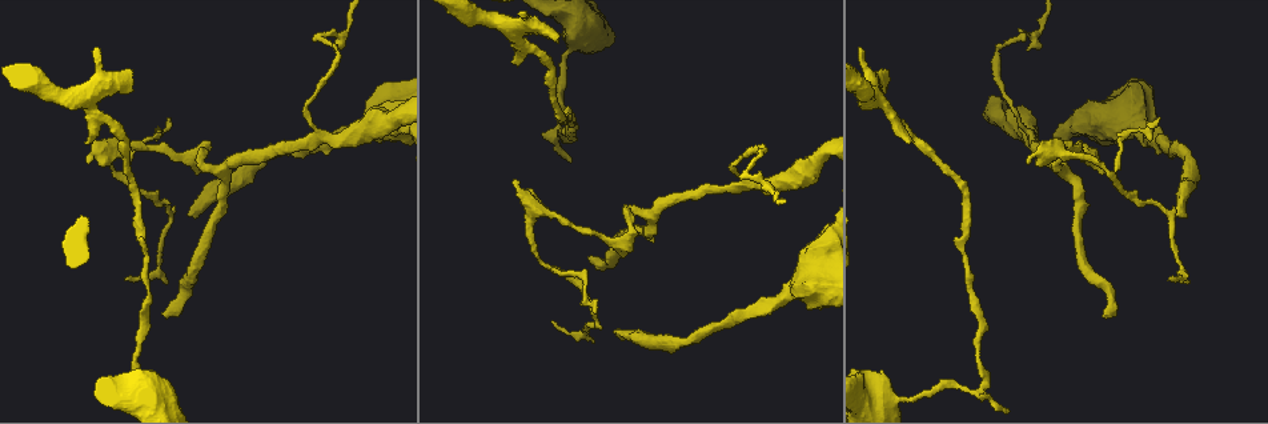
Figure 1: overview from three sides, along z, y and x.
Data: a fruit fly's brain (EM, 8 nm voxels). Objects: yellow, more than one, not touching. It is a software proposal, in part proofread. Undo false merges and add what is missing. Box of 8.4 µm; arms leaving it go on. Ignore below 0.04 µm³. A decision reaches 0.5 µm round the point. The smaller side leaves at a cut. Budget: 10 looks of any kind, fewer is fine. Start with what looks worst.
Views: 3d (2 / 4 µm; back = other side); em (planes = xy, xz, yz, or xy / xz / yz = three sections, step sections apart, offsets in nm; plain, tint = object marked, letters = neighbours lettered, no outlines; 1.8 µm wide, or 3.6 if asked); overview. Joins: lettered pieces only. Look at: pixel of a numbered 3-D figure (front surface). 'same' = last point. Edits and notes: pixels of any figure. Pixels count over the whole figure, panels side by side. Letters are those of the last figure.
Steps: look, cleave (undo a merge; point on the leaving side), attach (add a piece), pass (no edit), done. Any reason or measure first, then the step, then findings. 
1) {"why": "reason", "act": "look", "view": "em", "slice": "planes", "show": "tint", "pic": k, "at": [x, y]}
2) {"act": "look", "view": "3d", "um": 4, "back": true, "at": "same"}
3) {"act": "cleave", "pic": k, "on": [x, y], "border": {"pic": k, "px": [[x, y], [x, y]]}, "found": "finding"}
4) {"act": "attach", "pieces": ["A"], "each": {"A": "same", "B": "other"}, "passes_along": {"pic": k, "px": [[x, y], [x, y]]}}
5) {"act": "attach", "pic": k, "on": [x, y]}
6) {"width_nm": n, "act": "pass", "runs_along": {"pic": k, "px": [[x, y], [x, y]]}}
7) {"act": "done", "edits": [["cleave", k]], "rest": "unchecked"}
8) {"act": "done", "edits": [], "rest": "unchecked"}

{"why": "three arms meet", "act": "look", "view": "em", "slice": "xy", "step": 8, "show": "tint", "pic": 1, "at": [744, 187]}

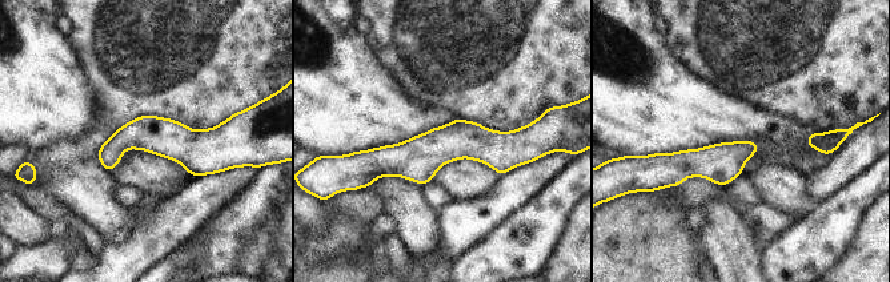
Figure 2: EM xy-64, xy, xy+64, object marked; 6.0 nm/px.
{"why": "cut it another way", "act": "look", "view": "em", "slice": "planes", "show": "letters", "at": "same"}

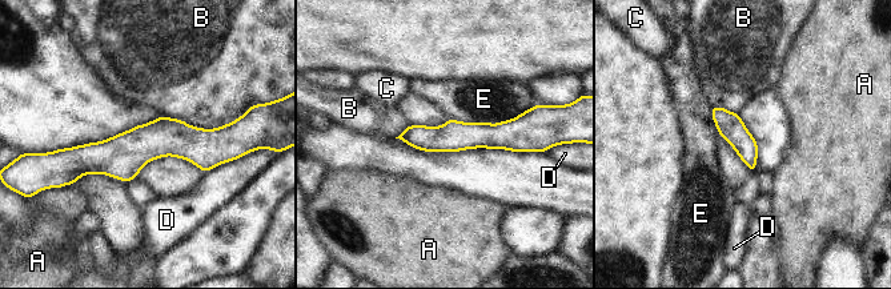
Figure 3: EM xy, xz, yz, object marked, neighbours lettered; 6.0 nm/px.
{"act": "pass", "each": {"A": "other", "B": "other", "C": "other", "D": "other", "E": "other"}, "border": {"pic": 3, "px": [[532, 107], [497, 123], [449, 119]]}, "found": "continuous, no second neuron"}

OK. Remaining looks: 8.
{"why": "end of a long branch", "act": "look", "view": "em", "slice": "xy", "step": 4, "show": "letters", "pic": 1, "at": [164, 315]}

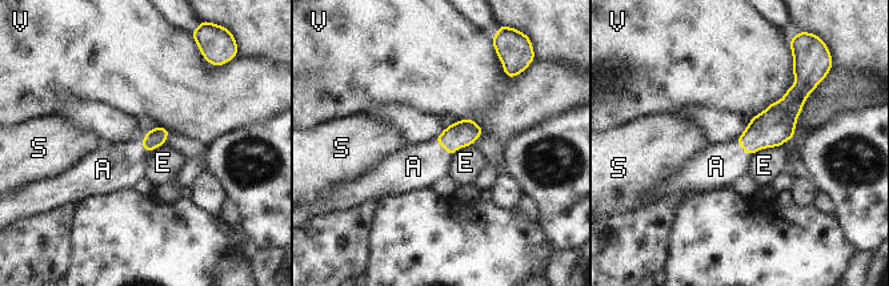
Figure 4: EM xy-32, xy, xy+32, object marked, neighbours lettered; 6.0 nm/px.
{"act": "attach", "pieces": ["A"], "each": {"A": "same", "E": "other", "S": "other", "V": "other"}, "passes_along": {"pic": 4, "px": [[463, 133], [443, 146], [413, 166]]}, "found": "it goes on there"}

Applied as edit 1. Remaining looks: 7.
{"why": "branch point", "act": "look", "view": "3d", "um": 2, "pic": 1, "at": [651, 215]}

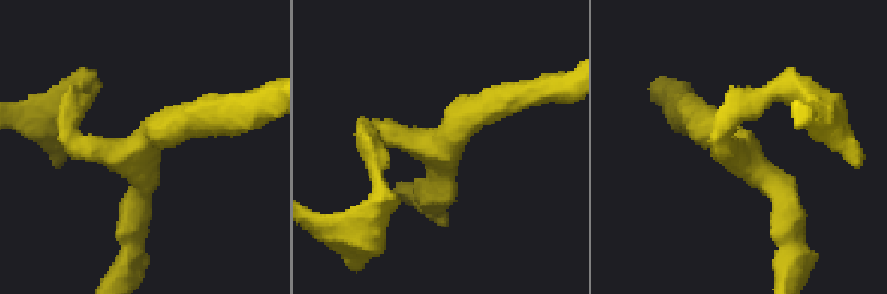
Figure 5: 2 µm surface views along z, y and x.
{"arms": 3, "arm_widths_nm": [190, 200, 220], "act": "look", "view": "em", "um": 3.6, "slice": "planes", "show": "letters", "pic": 5, "at": [733, 144]}

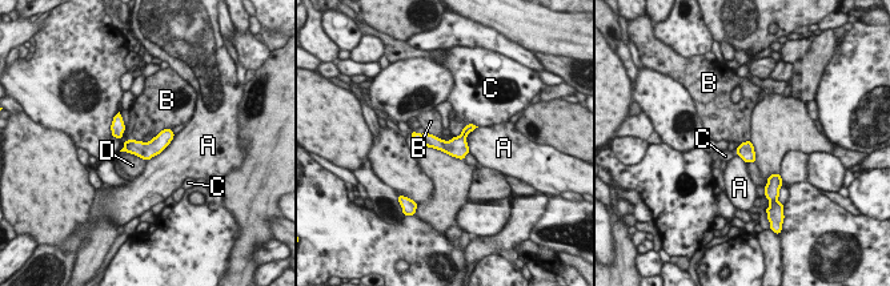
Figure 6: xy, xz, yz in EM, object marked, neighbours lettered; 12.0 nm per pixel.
{"longest_contact_nm": ["B", 500], "act": "pass", "each": {"A": "other", "B": "other", "C": "other", "D": "other"}, "border": {"pic": 6, "px": [[171, 128], [148, 141], [131, 140]]}, "found": "continuous, no second neuron"}

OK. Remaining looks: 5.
{"act": "done", "edits": [["attach", 4]], "rest": "unchecked"}

